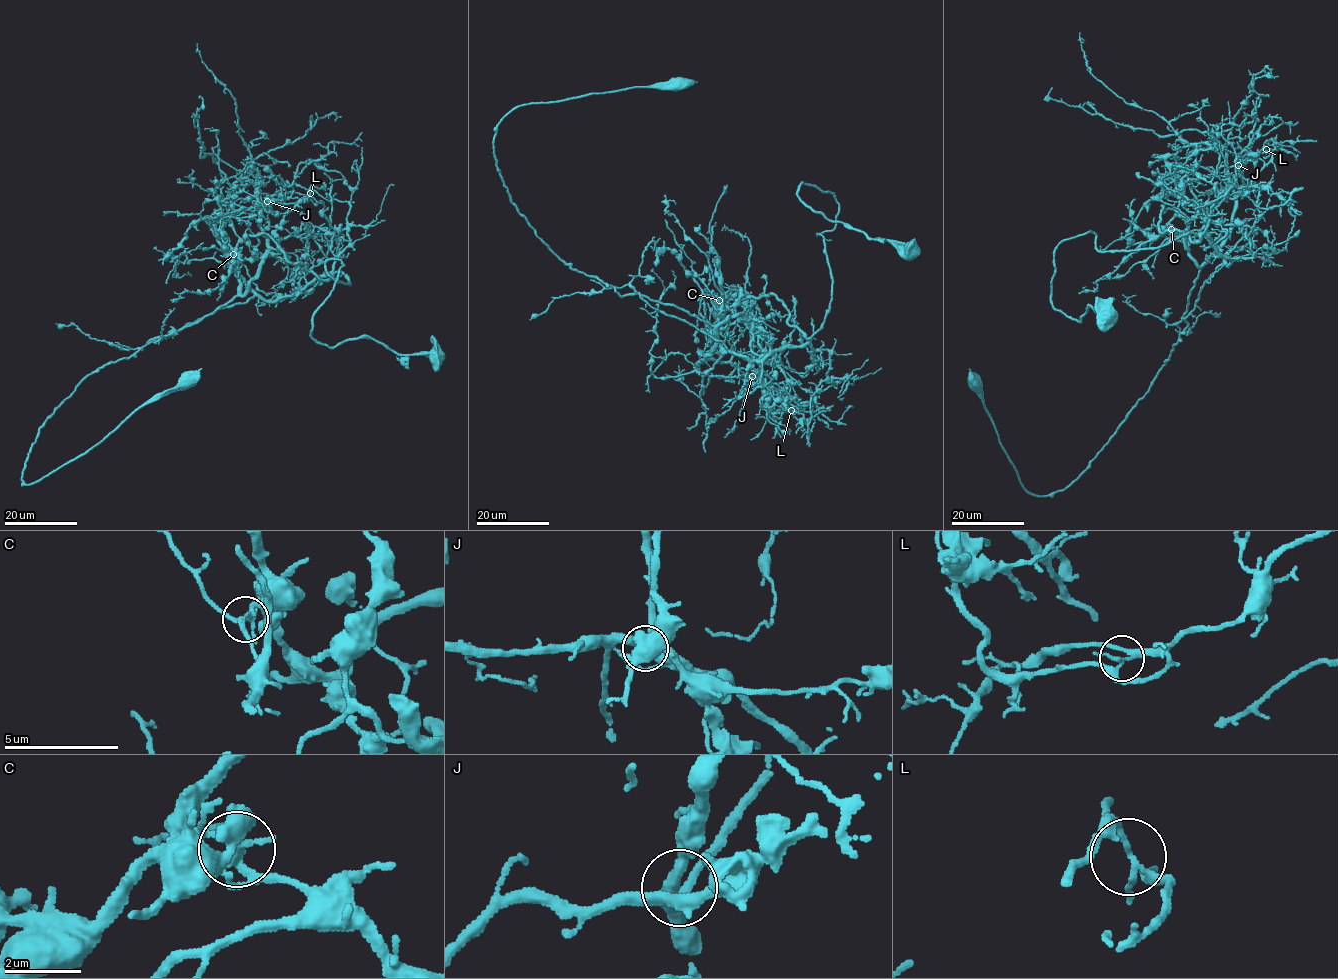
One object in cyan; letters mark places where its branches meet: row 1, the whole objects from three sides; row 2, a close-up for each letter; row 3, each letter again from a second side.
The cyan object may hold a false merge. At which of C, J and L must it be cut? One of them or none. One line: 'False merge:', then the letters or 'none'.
False merge: L

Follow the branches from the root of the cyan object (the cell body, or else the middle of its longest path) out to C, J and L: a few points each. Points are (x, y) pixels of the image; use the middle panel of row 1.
C: (678, 82), (524, 104), (499, 123), (494, 156), (510, 201), (572, 268), (687, 310), (716, 345), (719, 300)
J: (678, 82), (513, 109), (496, 166), (562, 261), (707, 322), (717, 342), (699, 369), (752, 376)
L: (678, 82), (513, 109), (496, 166), (562, 261), (707, 322), (699, 369), (753, 375), (770, 412), (791, 410)

